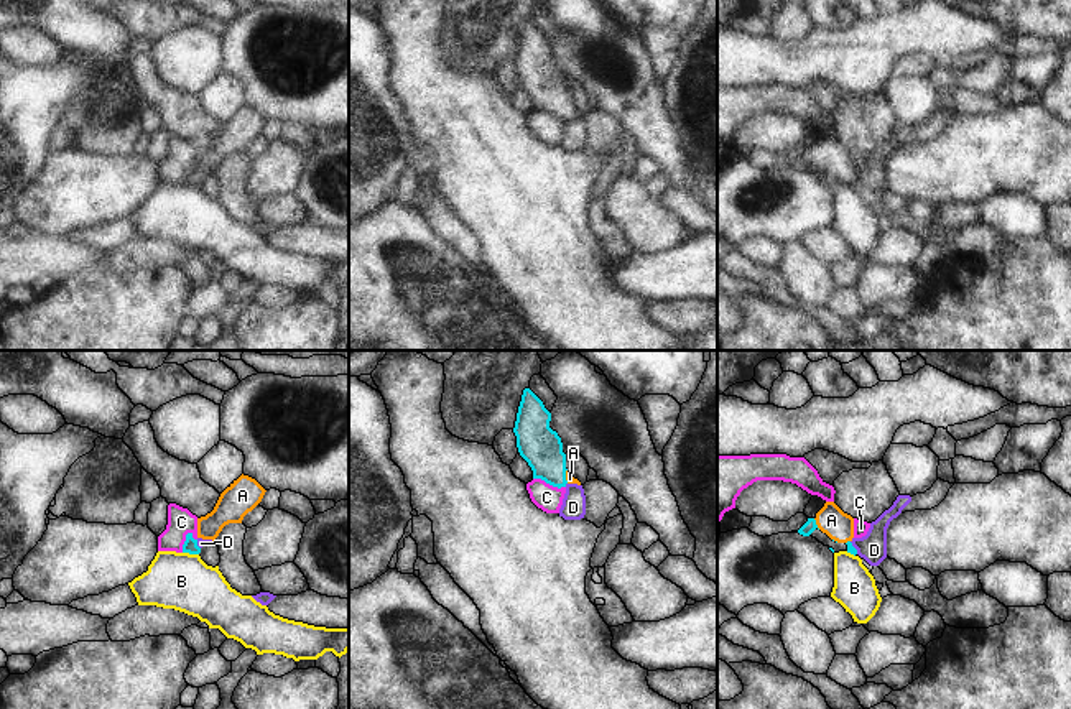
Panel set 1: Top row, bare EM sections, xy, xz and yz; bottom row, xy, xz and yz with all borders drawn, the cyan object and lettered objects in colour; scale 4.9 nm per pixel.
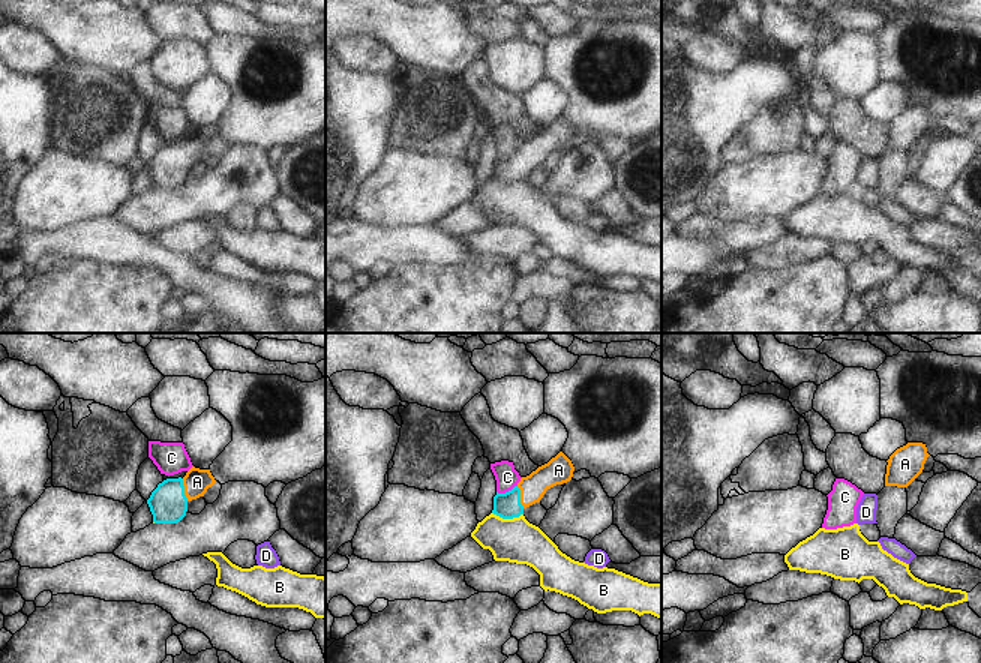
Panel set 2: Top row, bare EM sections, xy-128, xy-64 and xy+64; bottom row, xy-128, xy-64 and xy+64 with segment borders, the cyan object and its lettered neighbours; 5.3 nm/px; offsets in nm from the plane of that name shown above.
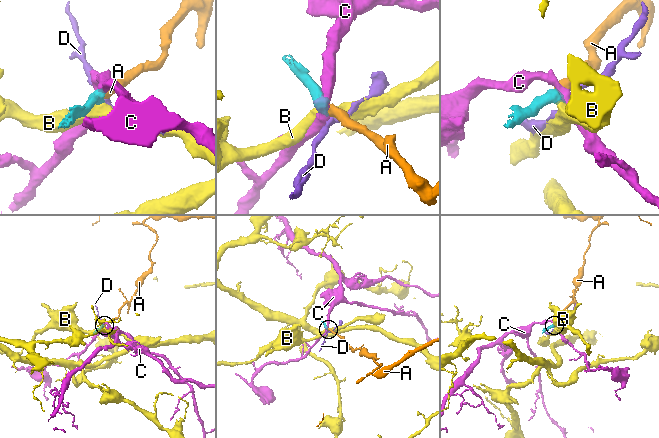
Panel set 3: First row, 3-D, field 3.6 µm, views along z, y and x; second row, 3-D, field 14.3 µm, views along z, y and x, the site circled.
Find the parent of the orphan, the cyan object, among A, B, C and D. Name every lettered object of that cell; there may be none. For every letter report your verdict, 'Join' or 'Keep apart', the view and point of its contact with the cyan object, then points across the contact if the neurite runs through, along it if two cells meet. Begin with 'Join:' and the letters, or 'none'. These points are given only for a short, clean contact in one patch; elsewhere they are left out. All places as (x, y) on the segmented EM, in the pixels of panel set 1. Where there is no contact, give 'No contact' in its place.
Join: A
A: Join. Touches cyan at yz (815, 523). Path across: yz (810, 525), (815, 523), (831, 520)
B: Keep apart. Touches cyan at xy (191, 553). Boundary: xy (183, 551), (198, 555)
C: Keep apart. Touches cyan at xz (550, 484). Boundary: xz (533, 477), (565, 487)
D: Keep apart. Touches cyan at xz (566, 482). Boundary: xz (566, 482), (565, 486).

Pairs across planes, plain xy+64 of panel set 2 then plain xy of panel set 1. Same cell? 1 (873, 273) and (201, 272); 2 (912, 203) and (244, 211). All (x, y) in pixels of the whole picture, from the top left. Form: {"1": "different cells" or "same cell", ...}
{"1": "different cells", "2": "different cells"}

